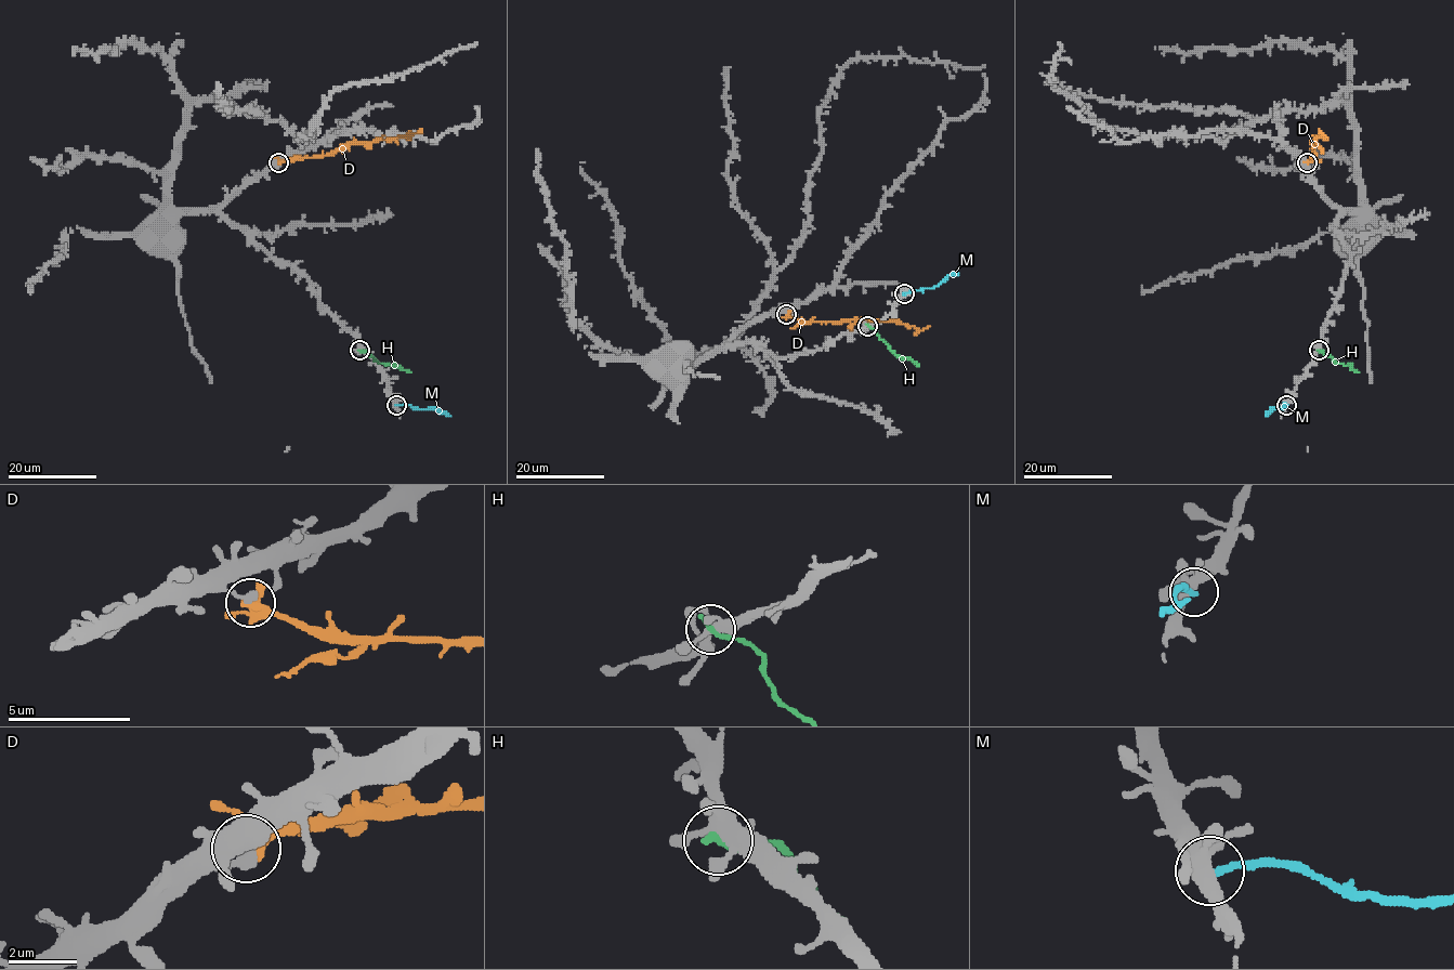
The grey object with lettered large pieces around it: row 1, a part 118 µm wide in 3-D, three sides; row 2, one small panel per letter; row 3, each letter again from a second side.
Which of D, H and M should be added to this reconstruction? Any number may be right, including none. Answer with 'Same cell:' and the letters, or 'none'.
Same cell: none

